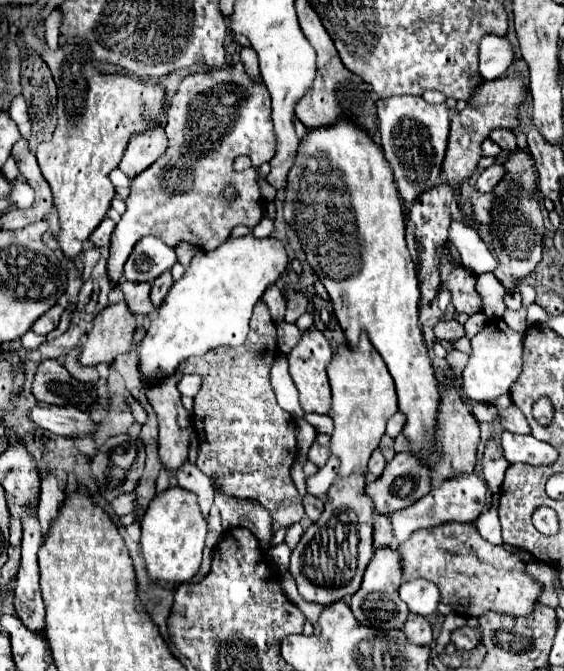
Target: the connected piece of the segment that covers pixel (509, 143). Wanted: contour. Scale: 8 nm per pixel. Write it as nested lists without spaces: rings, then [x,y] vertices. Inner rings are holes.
[[[493,129],[489,135],[503,151],[515,151],[517,143],[515,143],[515,135],[509,129]]]

